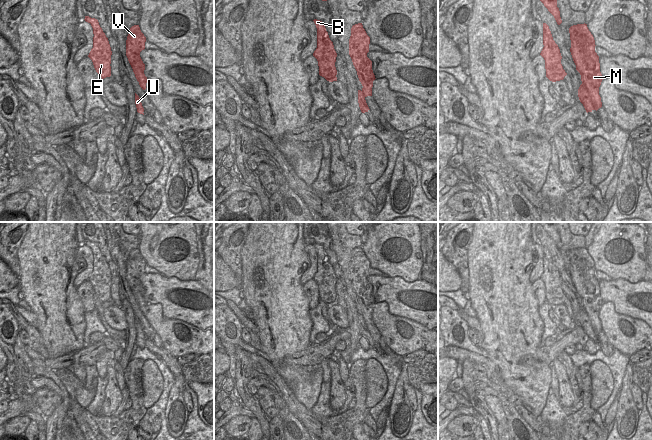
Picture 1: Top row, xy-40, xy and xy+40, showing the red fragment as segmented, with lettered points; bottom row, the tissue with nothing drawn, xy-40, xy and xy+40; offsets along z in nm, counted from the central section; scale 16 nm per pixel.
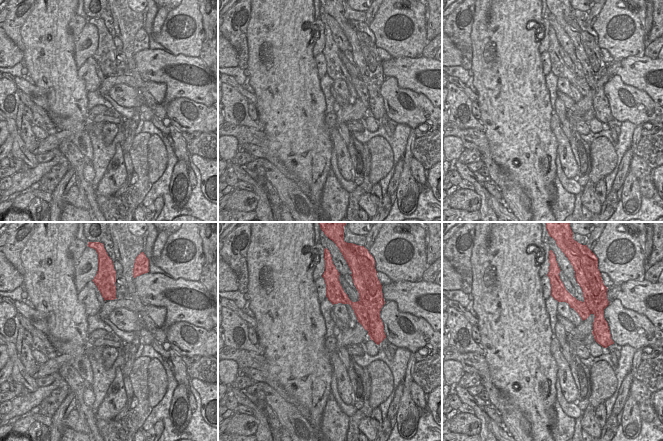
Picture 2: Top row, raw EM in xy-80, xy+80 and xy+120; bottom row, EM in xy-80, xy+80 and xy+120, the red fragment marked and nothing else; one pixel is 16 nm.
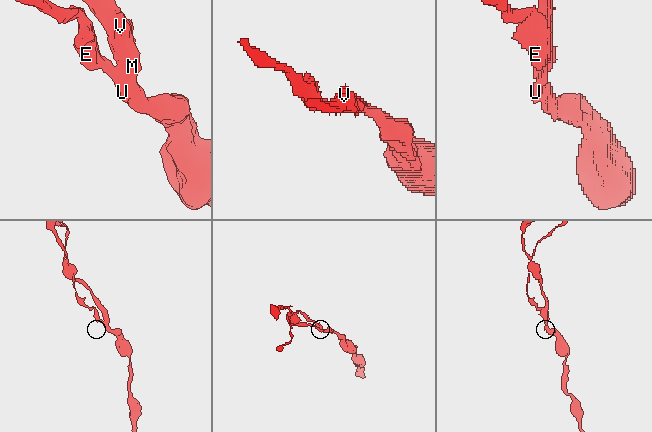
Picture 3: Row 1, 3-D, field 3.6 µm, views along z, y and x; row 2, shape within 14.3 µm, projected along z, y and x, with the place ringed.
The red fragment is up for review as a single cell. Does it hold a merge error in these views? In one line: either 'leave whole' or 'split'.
split

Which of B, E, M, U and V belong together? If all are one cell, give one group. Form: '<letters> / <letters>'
B E U / M V

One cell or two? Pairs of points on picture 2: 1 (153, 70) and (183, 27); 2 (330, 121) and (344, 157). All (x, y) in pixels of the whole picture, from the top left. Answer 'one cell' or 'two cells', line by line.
1: two cells
2: one cell

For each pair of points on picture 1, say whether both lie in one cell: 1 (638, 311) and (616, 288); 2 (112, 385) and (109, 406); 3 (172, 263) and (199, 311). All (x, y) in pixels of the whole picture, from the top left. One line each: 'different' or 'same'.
1: same
2: same
3: different

